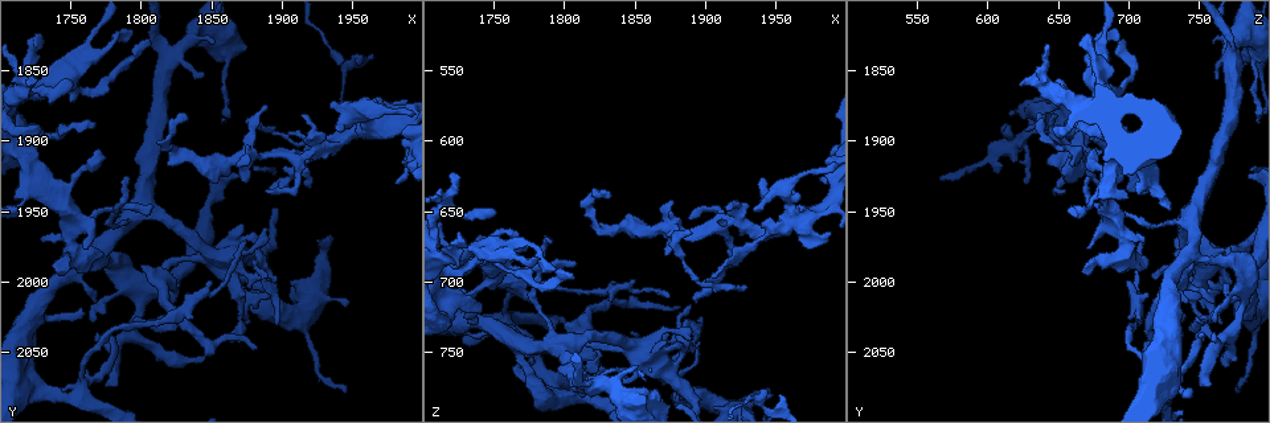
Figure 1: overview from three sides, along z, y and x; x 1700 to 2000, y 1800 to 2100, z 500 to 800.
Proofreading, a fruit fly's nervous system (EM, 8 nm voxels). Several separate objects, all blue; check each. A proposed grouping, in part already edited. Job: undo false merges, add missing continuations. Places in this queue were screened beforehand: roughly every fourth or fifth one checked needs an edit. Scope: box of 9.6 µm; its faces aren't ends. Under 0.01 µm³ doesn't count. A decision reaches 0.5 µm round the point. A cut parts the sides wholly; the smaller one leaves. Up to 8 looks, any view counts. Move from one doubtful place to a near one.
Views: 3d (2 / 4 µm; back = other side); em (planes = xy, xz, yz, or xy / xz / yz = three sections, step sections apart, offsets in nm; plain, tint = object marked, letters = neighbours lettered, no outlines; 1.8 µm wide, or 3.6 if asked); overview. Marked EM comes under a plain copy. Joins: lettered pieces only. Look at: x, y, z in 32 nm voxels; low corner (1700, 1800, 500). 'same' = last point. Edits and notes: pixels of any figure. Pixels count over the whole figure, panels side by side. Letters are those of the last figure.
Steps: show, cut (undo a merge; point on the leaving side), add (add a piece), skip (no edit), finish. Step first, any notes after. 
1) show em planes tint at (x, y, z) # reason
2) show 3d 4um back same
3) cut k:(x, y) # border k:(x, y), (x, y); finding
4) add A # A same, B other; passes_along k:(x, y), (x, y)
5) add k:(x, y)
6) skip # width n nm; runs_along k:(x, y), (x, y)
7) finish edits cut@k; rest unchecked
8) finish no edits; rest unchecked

show 3d 2um at (1962, 1886, 646) # sharp bend

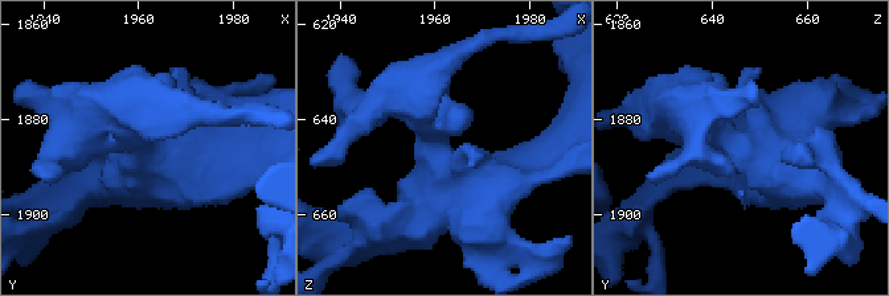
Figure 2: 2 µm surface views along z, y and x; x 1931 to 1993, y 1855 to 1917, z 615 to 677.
show em xy step 8 tint at (1960, 1886, 648)

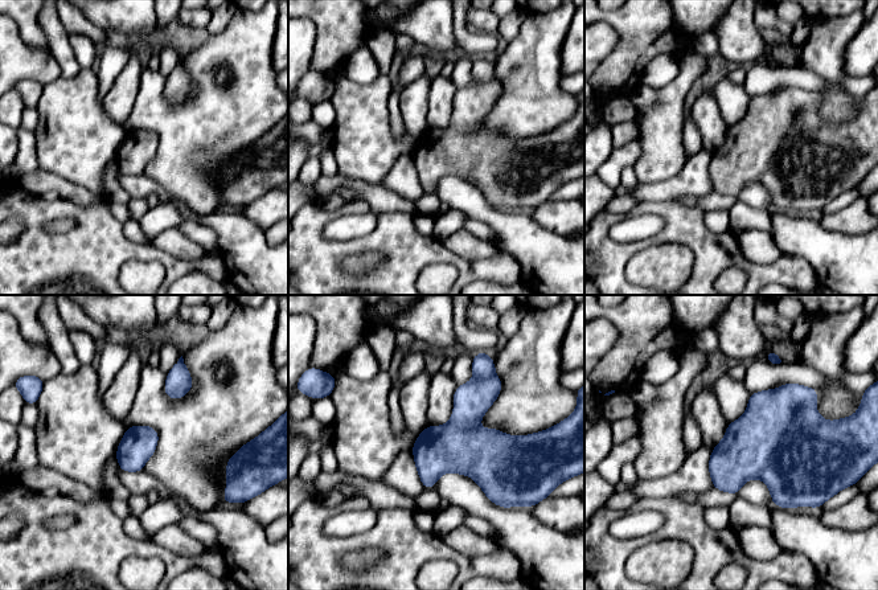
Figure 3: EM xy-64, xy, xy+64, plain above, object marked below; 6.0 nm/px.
show em planes letters same # cut it another way

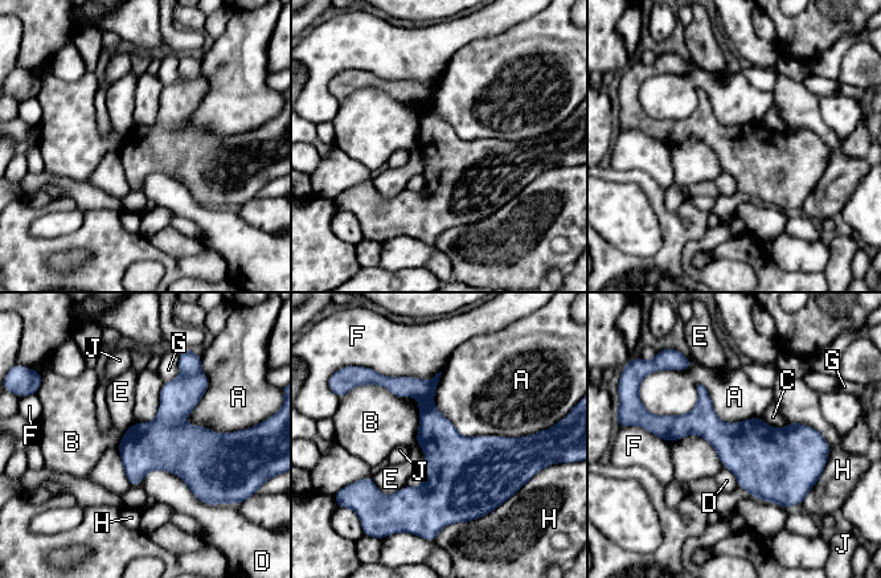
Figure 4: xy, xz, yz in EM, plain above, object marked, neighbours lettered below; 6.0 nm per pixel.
skip # longest_contact A 700 nm; A other, B other, C other, D other, E other, F other, G other, H other, J other; border 4:(371, 478), (384, 495), (406, 486); continuous, no second cell

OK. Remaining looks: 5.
show em planes tint at (1780, 1950, 690) # abrupt turn

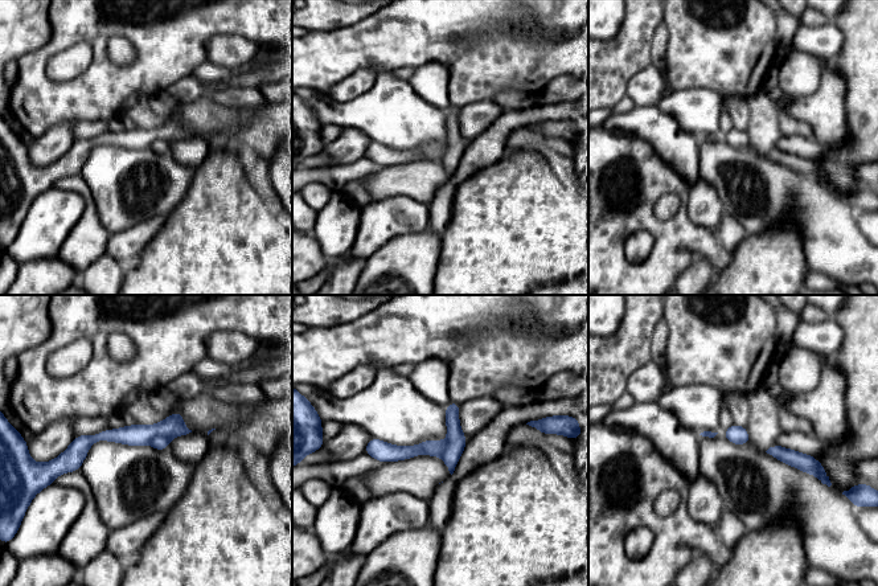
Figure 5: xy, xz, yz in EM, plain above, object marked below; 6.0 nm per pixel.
show em planes letters same # see the neighbours

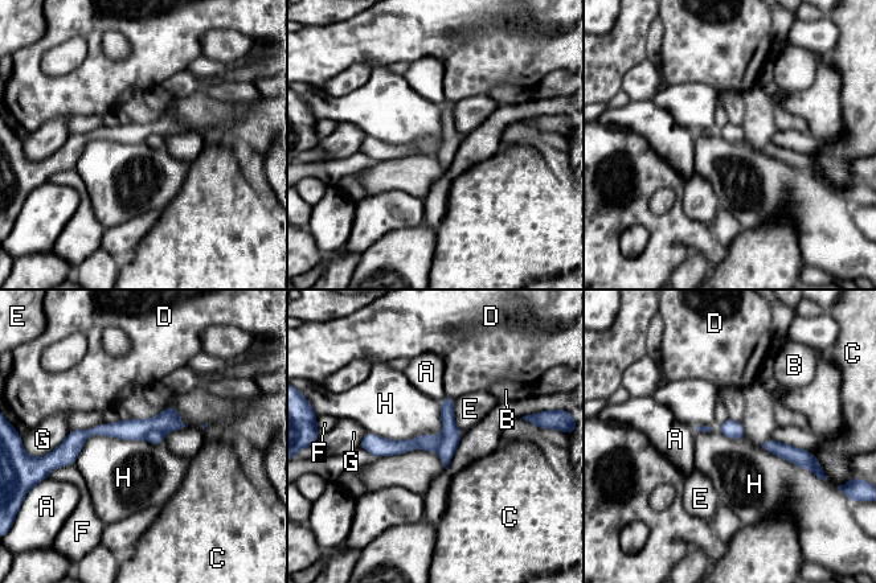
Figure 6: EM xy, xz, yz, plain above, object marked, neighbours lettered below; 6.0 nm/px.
cut 6:(167, 421) # A other, B other, C other, D other, E other, F other, G other, H other; part_leaving 6:(179, 425), (95, 430), (61, 452); two cells meet here

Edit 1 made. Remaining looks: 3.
finish edits cut@6; rest unchecked

